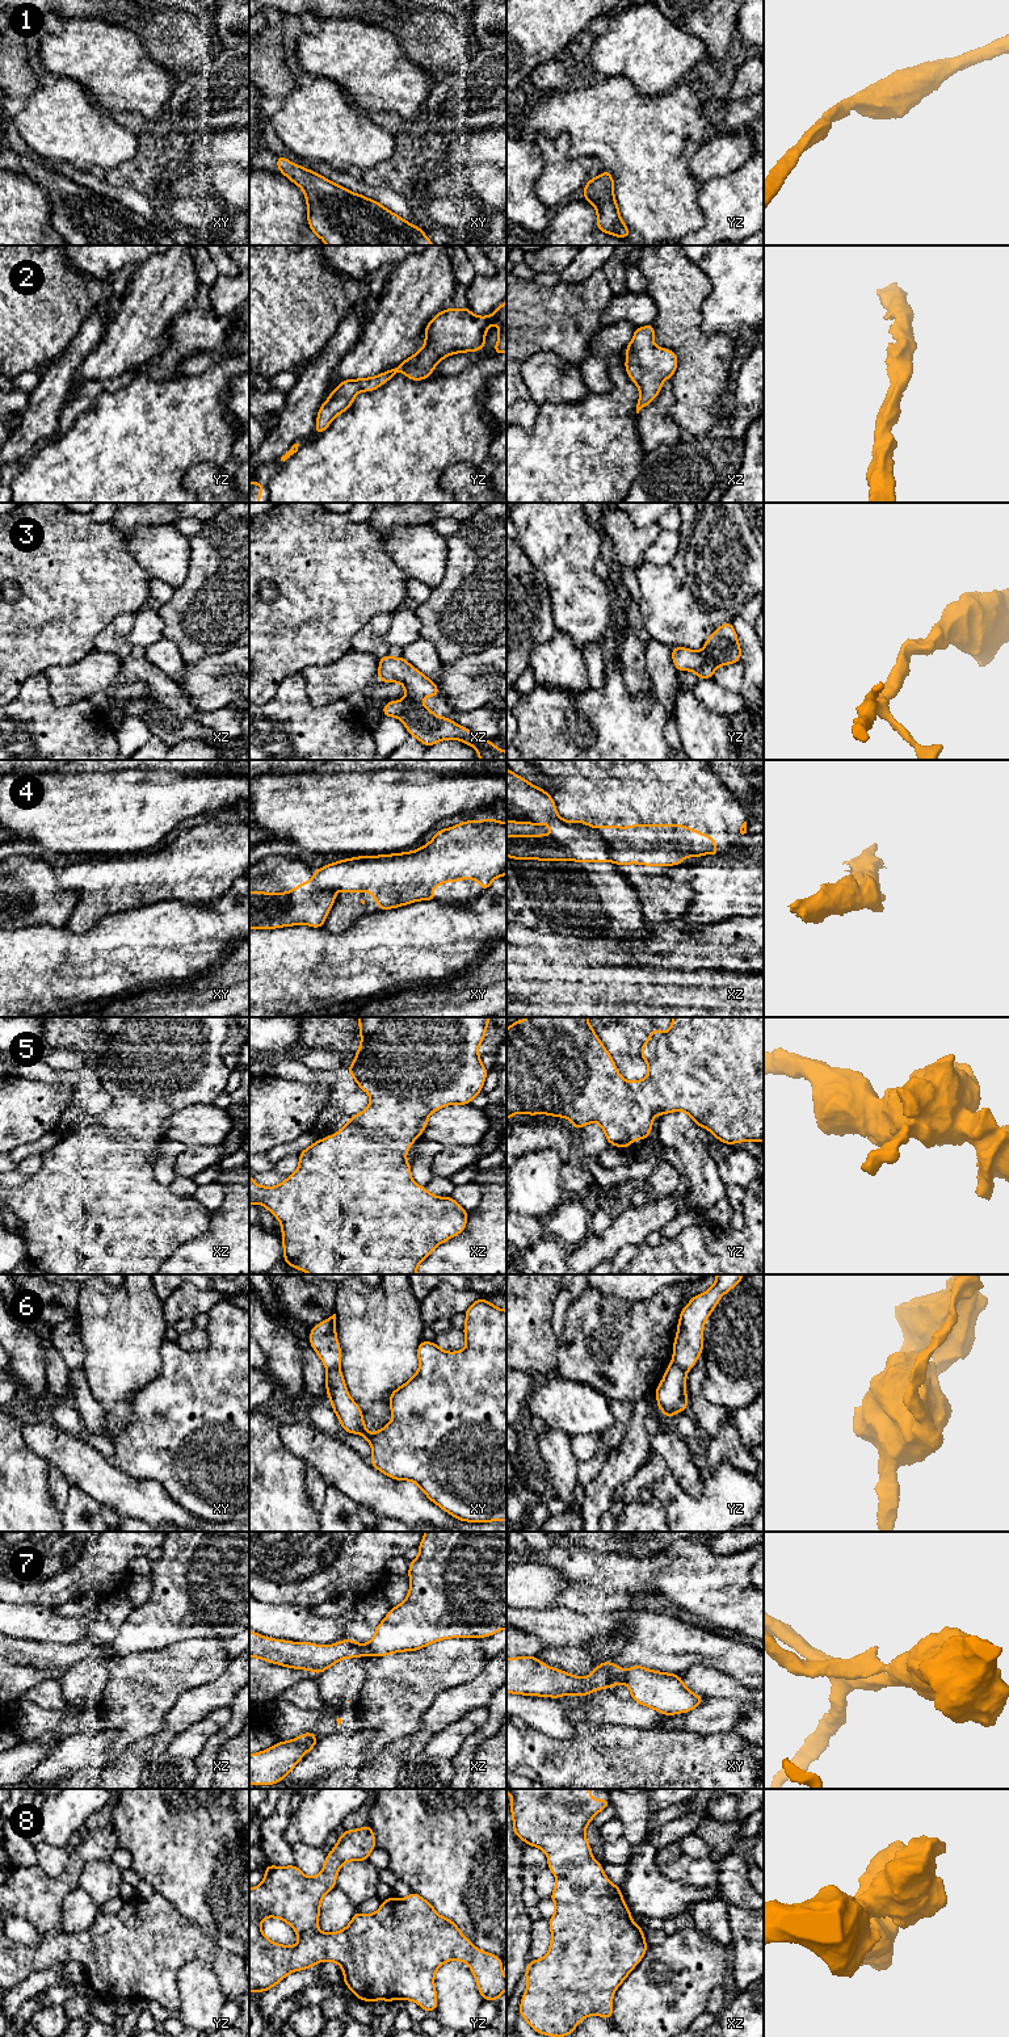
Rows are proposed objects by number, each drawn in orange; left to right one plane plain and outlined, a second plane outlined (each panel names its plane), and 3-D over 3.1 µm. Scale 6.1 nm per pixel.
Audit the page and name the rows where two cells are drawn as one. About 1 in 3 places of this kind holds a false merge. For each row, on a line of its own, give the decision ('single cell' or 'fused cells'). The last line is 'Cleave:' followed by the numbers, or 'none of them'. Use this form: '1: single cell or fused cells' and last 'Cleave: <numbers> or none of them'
1: single cell
2: single cell
3: single cell
4: fused cells
5: single cell
6: fused cells
7: fused cells
8: single cell
Cleave: 4, 6, 7

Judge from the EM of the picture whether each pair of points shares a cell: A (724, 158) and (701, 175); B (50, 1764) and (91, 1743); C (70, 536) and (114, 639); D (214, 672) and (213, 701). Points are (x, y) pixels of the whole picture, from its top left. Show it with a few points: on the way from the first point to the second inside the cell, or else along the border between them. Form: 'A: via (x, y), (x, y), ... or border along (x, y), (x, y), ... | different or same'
A: via (719, 158), (706, 169) | same
B: via (61, 1762), (80, 1750) | same
C: border along (133, 612), (121, 612), (93, 639), (92, 646) | different
D: via (214, 679), (213, 694) | same

